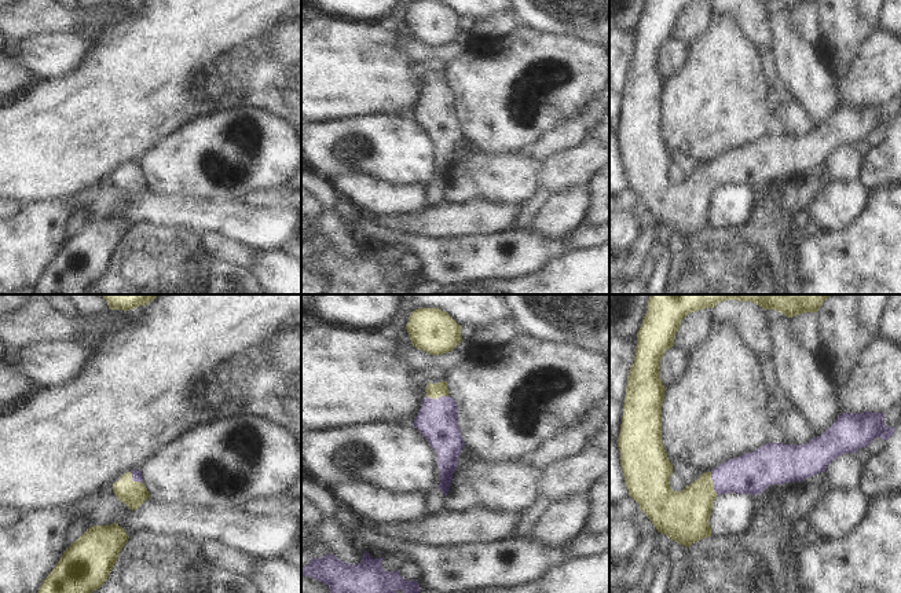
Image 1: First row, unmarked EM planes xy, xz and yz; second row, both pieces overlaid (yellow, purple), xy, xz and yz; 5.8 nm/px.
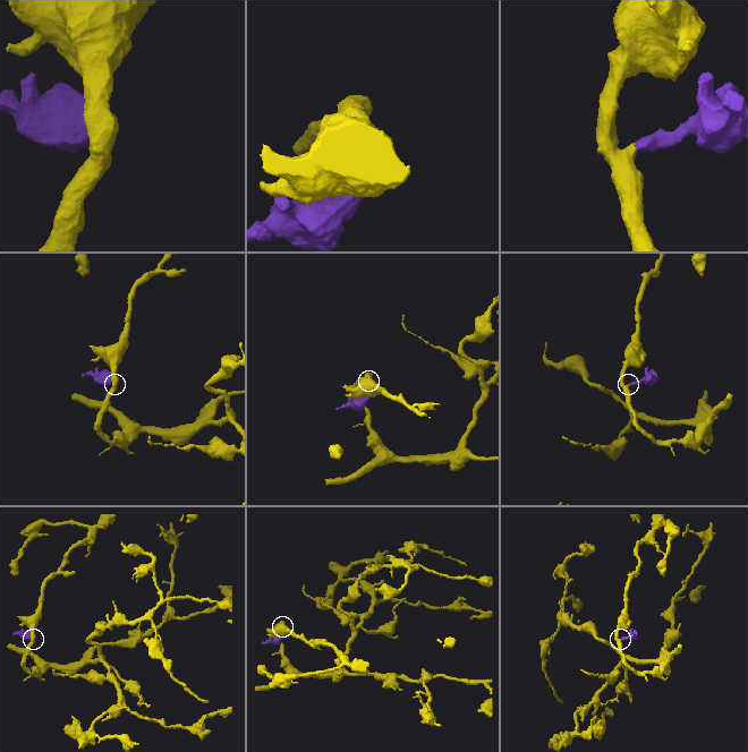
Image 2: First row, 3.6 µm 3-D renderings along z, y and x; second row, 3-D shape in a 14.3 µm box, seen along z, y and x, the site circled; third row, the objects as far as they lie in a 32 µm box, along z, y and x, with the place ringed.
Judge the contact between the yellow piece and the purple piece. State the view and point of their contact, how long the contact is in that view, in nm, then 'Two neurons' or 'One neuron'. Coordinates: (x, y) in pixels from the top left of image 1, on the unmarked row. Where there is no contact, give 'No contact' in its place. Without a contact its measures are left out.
Touches yellow at xz (438, 88). Shared border 140 nm. One neuron

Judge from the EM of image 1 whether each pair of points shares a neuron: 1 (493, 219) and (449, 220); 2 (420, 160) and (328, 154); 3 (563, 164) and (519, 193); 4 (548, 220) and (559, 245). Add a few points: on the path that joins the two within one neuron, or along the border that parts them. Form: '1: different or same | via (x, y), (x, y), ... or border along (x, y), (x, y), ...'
1: same | via (482, 219), (460, 220)
2: same | via (396, 147), (377, 145), (355, 131), (347, 136)
3: different | border along (545, 163), (542, 185)
4: different | border along (531, 229), (549, 237), (563, 238)

